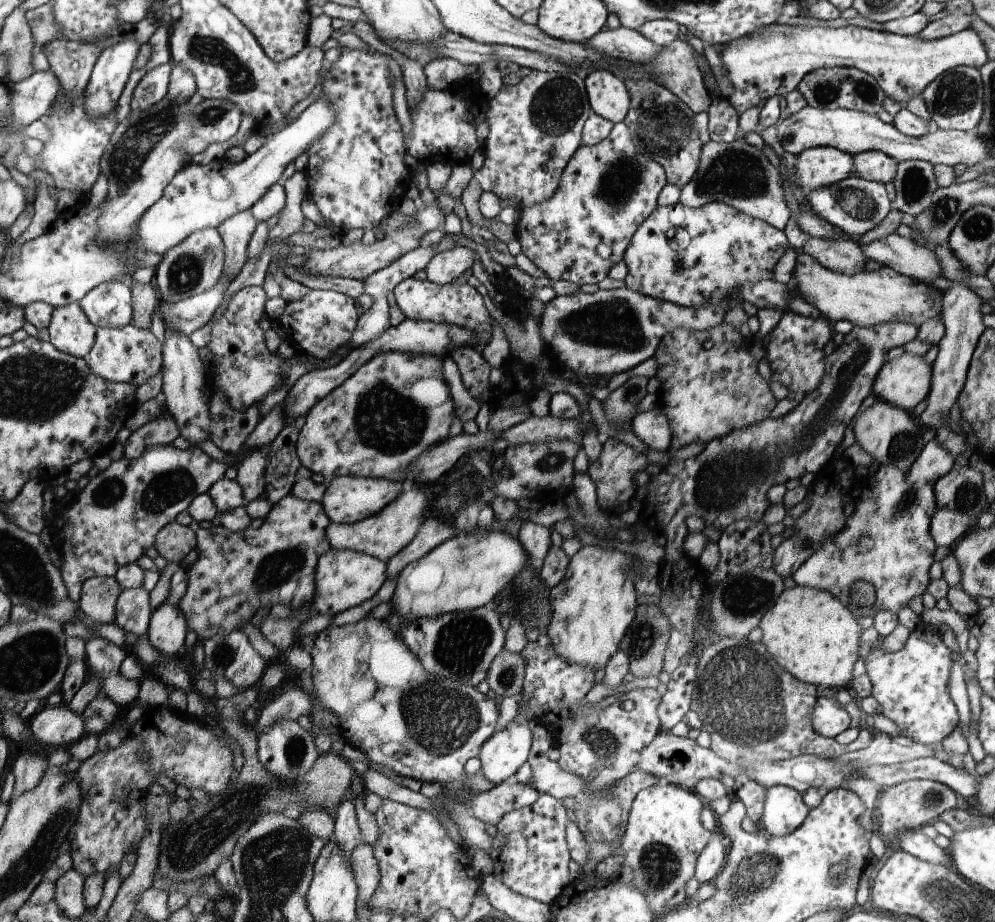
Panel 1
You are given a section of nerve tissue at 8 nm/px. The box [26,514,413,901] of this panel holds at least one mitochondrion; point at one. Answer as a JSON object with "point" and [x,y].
{"point":[186,846]}

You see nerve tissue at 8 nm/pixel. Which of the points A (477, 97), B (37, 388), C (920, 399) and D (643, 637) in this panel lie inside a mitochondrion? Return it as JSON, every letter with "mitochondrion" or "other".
{"A":"other","B":"mitochondrion","C":"other","D":"mitochondrion"}

